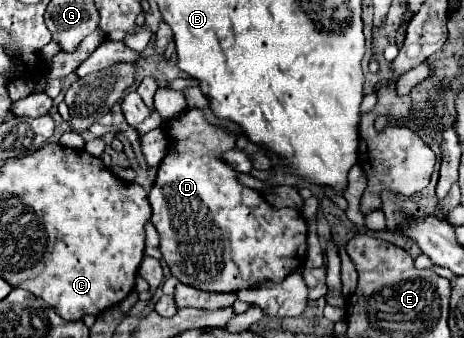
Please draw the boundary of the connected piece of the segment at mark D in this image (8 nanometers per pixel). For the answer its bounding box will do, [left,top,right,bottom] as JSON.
[149,109,307,293]

